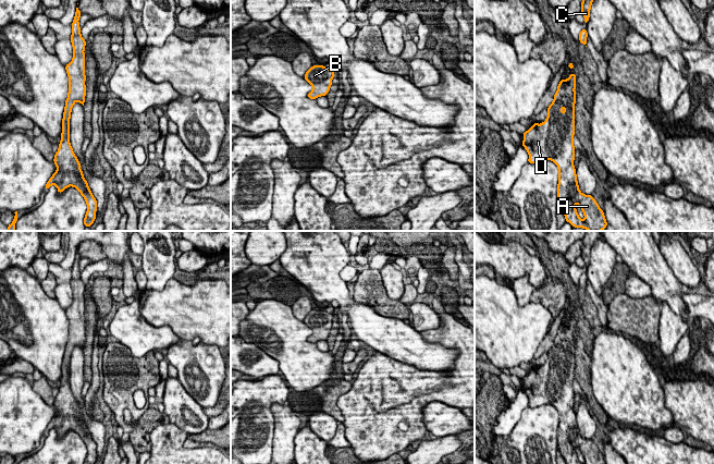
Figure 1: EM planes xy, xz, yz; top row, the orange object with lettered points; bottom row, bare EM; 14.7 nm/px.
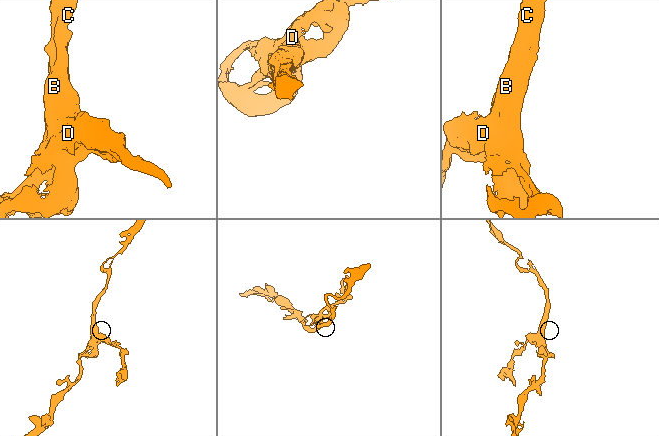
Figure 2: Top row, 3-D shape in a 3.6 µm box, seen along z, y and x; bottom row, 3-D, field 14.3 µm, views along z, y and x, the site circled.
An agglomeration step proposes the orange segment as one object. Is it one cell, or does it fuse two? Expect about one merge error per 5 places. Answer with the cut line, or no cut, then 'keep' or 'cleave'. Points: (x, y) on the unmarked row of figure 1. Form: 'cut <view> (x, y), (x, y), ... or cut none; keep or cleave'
cut none; keep

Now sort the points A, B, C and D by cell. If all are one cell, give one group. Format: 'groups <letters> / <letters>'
groups A B C D

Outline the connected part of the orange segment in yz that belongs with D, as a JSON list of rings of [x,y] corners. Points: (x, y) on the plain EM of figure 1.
[[[576,319],[562,322],[547,352],[547,361],[541,368],[533,367],[522,380],[521,390],[529,398],[528,407],[552,404],[558,412],[557,447],[565,464],[582,464],[575,452],[578,448],[584,464],[606,464],[604,455],[591,439],[579,434],[575,404],[575,347]]]

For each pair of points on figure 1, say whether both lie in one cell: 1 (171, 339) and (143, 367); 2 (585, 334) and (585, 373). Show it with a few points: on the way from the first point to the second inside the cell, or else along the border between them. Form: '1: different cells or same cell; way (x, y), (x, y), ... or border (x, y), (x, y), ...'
1: different cells; border (128, 348), (135, 356), (154, 351)
2: same cell; way (585, 344), (583, 363)

